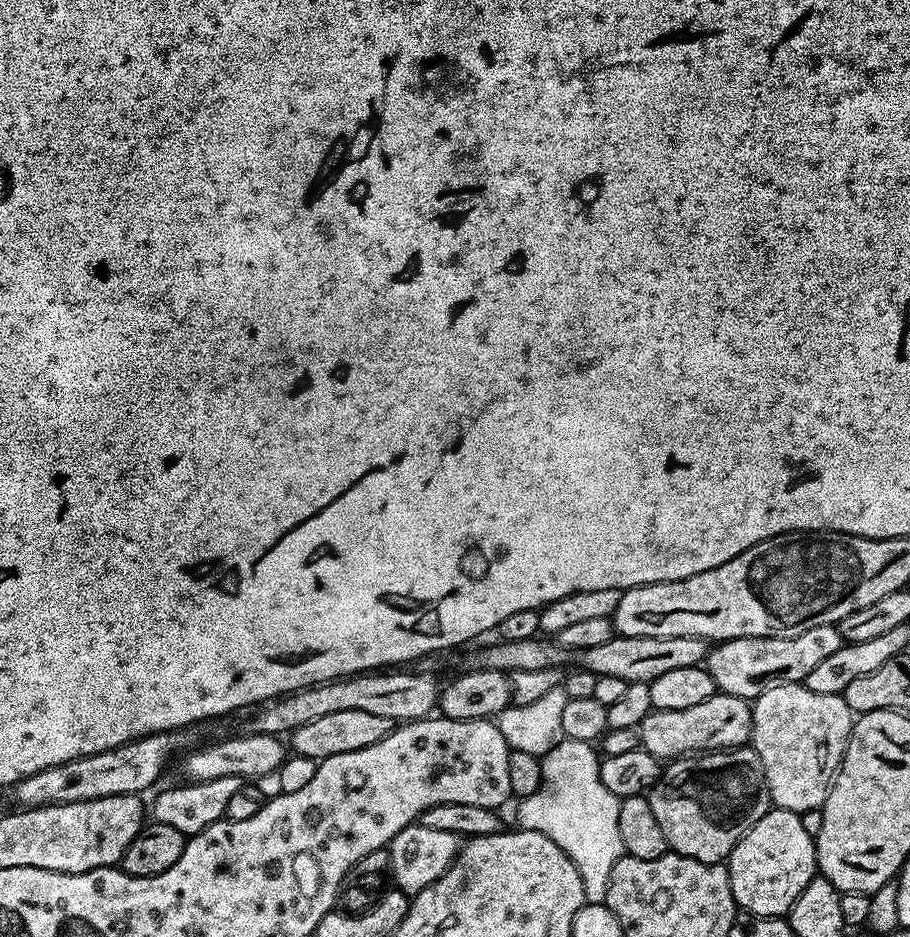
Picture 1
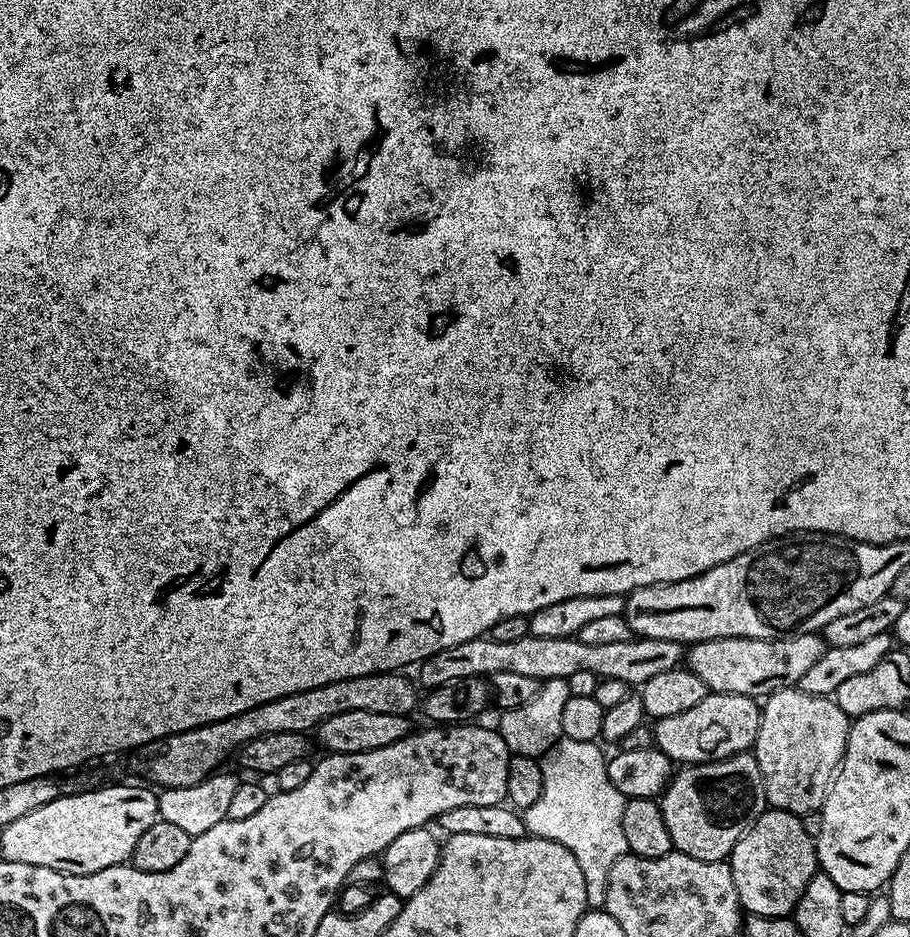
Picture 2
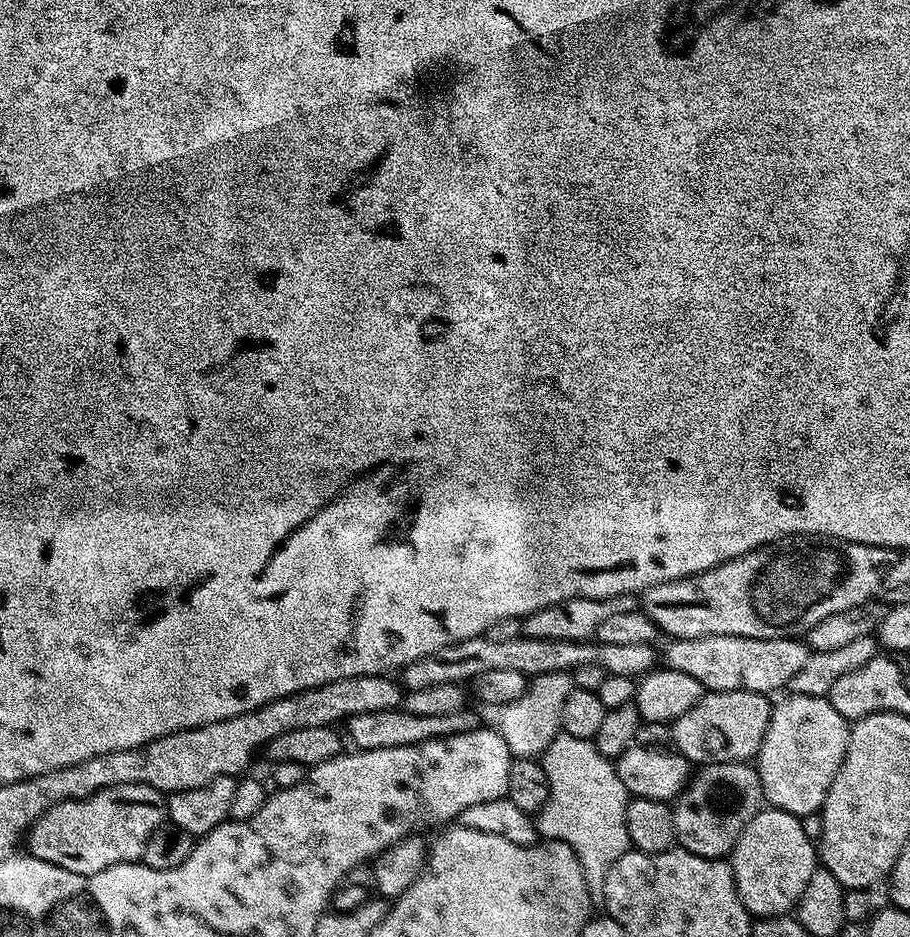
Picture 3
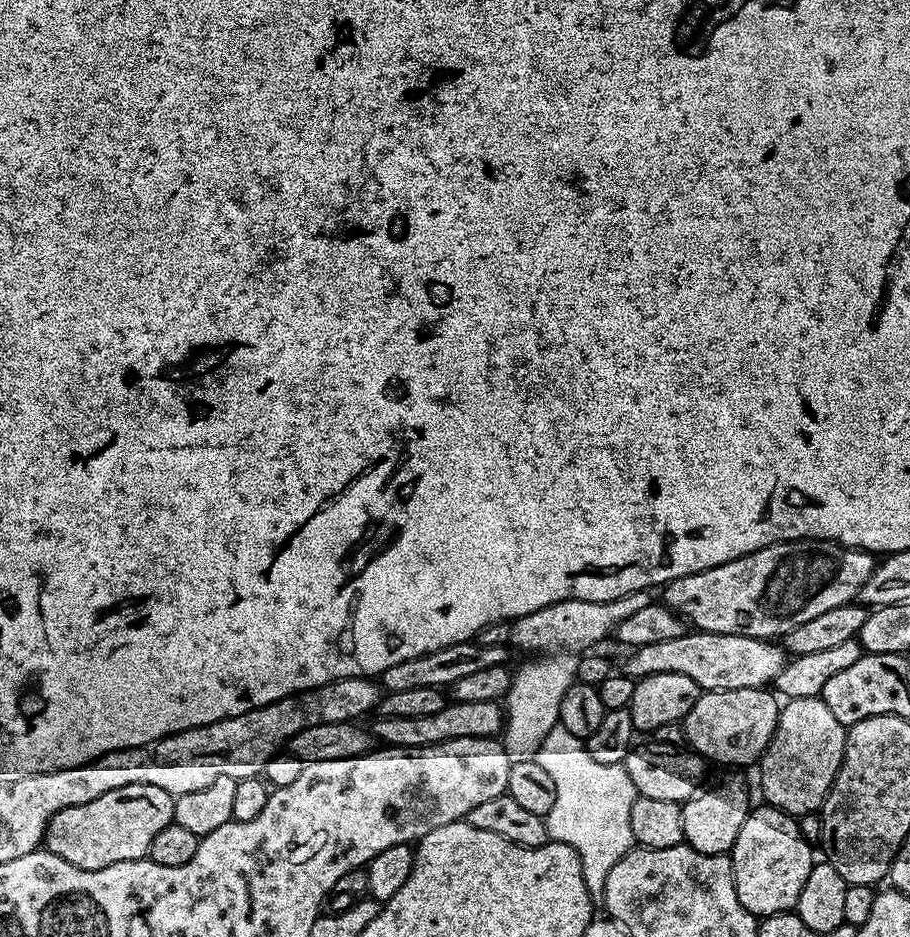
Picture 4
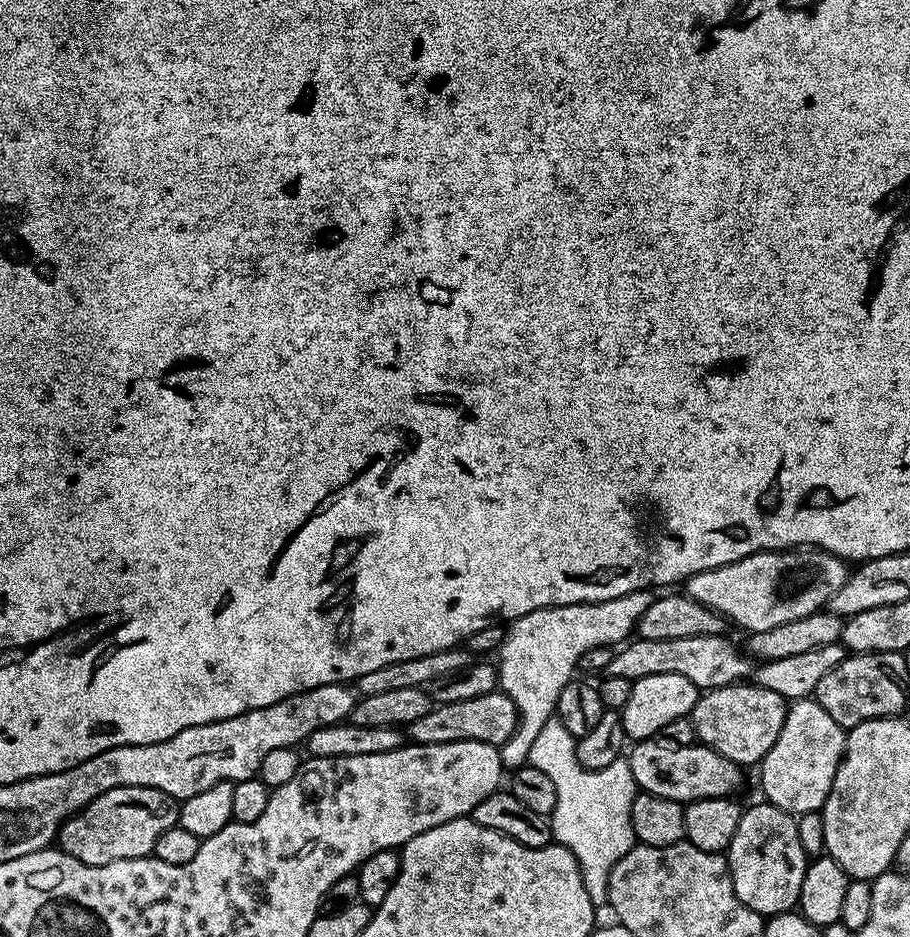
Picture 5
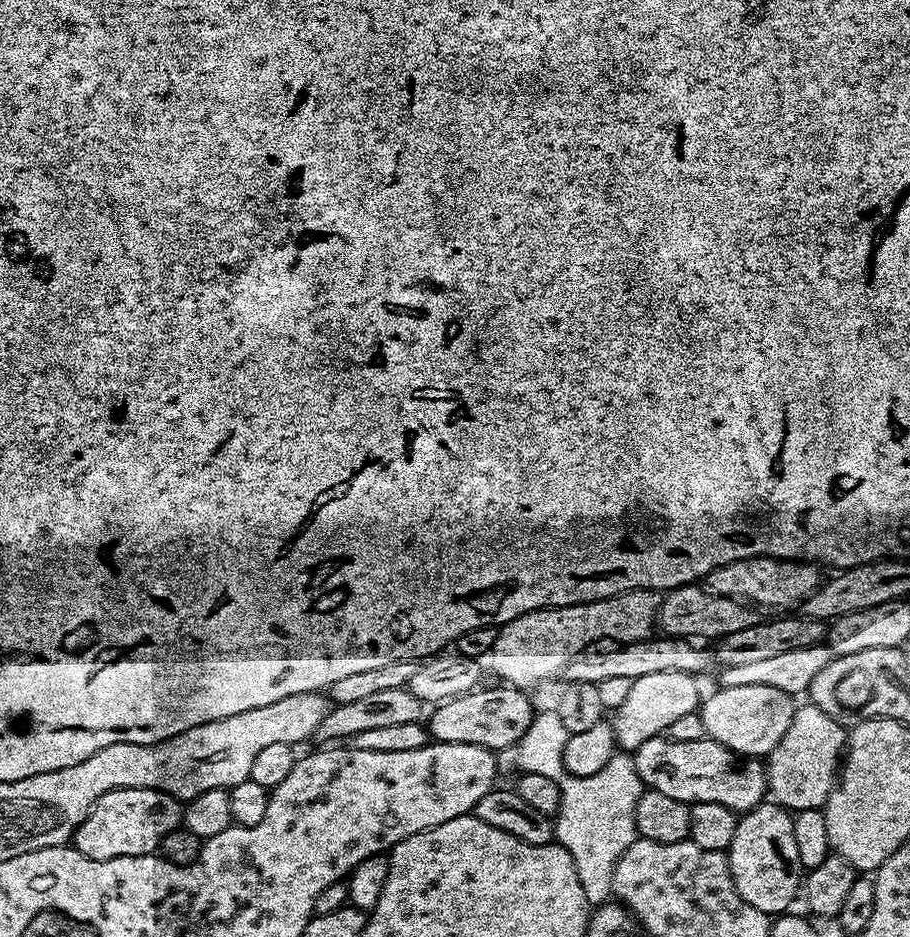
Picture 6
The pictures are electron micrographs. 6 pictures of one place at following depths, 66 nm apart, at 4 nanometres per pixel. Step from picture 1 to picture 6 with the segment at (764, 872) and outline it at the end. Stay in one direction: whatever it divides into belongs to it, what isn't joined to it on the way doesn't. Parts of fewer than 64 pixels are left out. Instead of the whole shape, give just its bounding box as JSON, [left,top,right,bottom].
[727,802,802,914]

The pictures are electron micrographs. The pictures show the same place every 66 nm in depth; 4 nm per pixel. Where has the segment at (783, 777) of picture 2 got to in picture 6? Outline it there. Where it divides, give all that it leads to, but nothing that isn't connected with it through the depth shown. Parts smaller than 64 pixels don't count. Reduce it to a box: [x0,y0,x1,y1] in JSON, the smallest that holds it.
[766,702,846,813]

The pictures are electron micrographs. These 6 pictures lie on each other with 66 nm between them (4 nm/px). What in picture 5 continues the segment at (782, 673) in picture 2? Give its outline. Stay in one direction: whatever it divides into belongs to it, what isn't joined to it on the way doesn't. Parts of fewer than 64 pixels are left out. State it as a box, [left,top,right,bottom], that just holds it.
[606,635,754,690]

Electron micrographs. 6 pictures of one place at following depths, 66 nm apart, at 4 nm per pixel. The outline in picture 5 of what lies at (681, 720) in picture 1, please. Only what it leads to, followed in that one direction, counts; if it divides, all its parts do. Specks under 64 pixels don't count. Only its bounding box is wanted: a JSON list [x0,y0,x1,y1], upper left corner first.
[690,682,789,766]

